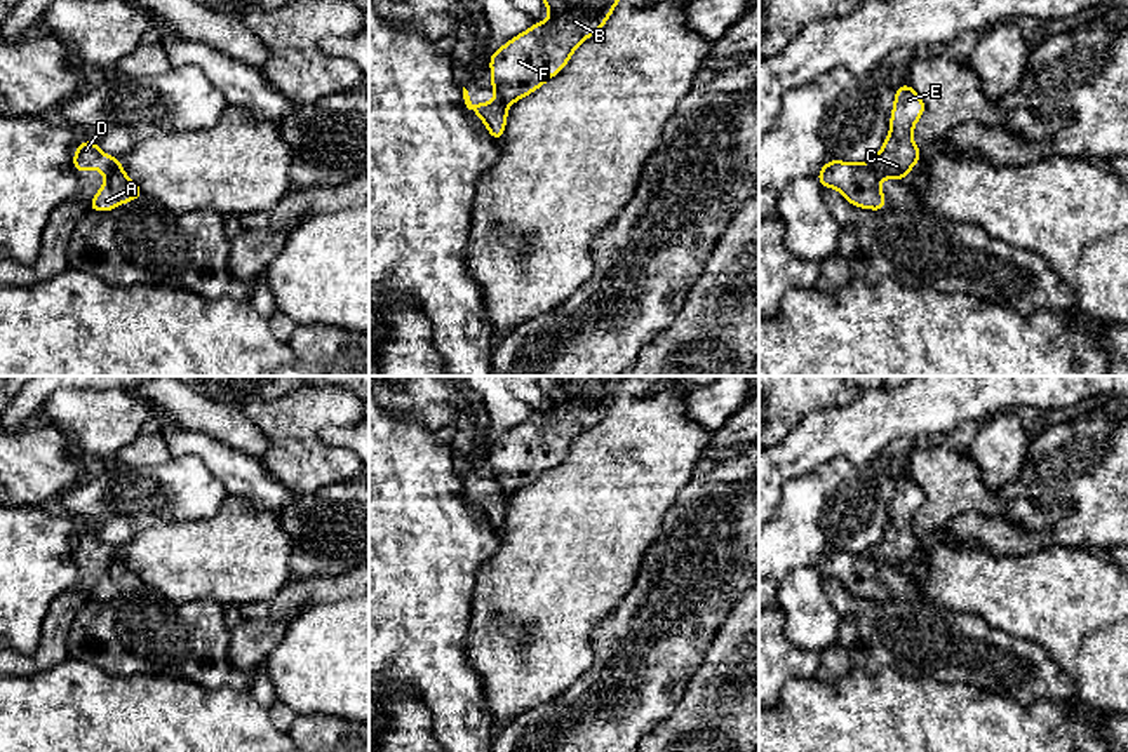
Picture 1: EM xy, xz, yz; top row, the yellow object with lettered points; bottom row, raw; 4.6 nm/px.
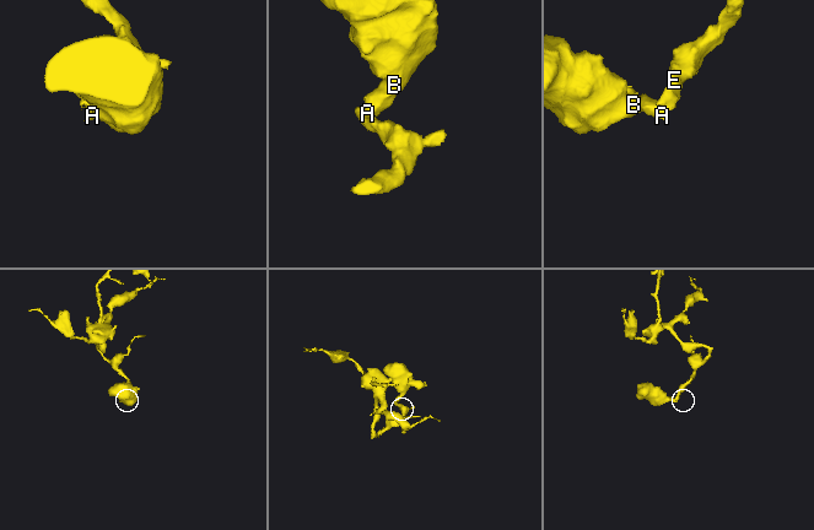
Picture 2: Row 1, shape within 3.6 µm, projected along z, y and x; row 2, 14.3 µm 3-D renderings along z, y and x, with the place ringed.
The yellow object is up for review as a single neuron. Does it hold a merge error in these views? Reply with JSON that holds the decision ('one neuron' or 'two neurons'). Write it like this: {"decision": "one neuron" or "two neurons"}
{"decision": "two neurons"}

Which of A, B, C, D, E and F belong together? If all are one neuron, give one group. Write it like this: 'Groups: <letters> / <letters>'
Groups: A B F / C D E

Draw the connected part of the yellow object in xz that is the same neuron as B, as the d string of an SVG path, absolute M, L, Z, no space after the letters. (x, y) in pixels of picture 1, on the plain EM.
M536 376L550 409L489 446L491 477L508 496L562 461L569 446L595 425L627 376Z

